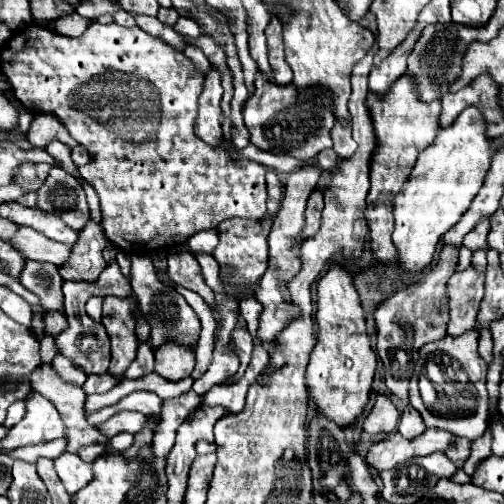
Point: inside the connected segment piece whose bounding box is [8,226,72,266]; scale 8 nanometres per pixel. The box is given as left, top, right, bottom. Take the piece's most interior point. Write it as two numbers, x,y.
32,245

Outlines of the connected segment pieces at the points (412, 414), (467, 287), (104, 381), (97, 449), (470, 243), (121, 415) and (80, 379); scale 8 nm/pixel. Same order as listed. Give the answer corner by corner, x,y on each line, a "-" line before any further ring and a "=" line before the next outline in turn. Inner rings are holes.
406,406
402,410
402,416
400,416
400,424
398,424
398,432
404,436
404,438
416,438
418,434
422,434
426,430
424,422
422,422
422,416
418,414
418,410
414,410
412,406
=
468,266
462,272
456,272
448,282
448,304
450,304
450,324
448,334
462,334
476,326
478,306
484,298
484,280
486,272
478,272
474,266
=
102,374
102,376
90,376
88,382
82,386
86,394
94,394
94,392
108,392
112,386
116,386
118,380
114,380
114,376
110,374
=
92,444
92,446
86,446
86,448
78,450
76,454
78,454
80,460
84,460
84,462
94,462
94,460
98,458
98,454
102,456
106,450
110,450
108,444
=
486,218
486,220
480,220
480,222
464,236
464,246
470,248
472,252
484,248
484,246
486,246
486,236
488,236
488,232
490,232
490,220
488,220
488,218
=
118,412
114,414
110,420
102,422
96,426
96,430
100,434
104,434
106,438
114,438
116,434
120,432
130,432
130,434
136,434
140,428
144,426
152,426
154,430
158,428
160,424
160,418
158,420
150,420
148,416
140,414
140,412
=
58,354
54,358
54,370
64,378
64,380
70,380
70,382
76,382
78,386
82,386
86,382
86,374
82,374
82,370
78,370
78,366
74,366
74,362
70,362
68,358
62,358
62,354

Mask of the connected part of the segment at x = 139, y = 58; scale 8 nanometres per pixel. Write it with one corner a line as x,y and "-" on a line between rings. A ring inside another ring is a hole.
94,22
92,26
88,26
88,30
78,36
78,38
68,38
62,36
54,30
46,30
46,28
24,28
24,32
16,32
10,40
8,40
8,48
2,52
2,58
8,58
6,64
6,78
12,84
14,90
14,98
28,110
36,112
36,114
54,114
58,116
64,126
70,130
70,134
90,152
92,162
78,168
80,176
84,180
88,180
94,190
100,196
100,204
102,204
102,228
106,232
106,238
116,244
116,248
130,252
130,254
150,254
162,248
170,248
174,244
184,244
190,236
194,236
196,232
202,230
210,230
210,228
218,228
218,224
226,218
264,218
266,216
266,166
252,162
252,160
234,160
230,158
226,152
218,152
212,146
204,144
196,134
194,134
194,120
196,120
196,110
198,110
198,96
202,92
204,86
204,76
202,72
198,72
194,68
194,64
182,54
176,52
174,48
166,46
164,42
158,42
156,38
148,36
144,30
140,30
138,26
134,28
124,28
118,24
98,24
-
28,34
36,34
36,38
30,38

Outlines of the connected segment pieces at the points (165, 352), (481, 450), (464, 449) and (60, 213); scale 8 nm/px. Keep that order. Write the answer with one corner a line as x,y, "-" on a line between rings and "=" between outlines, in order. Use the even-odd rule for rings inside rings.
166,344
156,352
156,368
154,372
162,378
168,378
172,382
178,382
182,378
188,378
194,370
194,352
186,350
178,344
=
490,428
486,430
486,434
482,438
478,438
474,444
472,444
472,460
482,462
482,458
488,458
492,452
490,452
=
458,438
454,450
448,450
446,456
450,456
450,460
452,460
458,468
462,468
462,464
464,464
464,462
468,460
468,456
470,456
470,440
=
52,168
46,182
36,192
36,208
56,214
72,230
84,230
90,220
86,194
82,186
62,168

